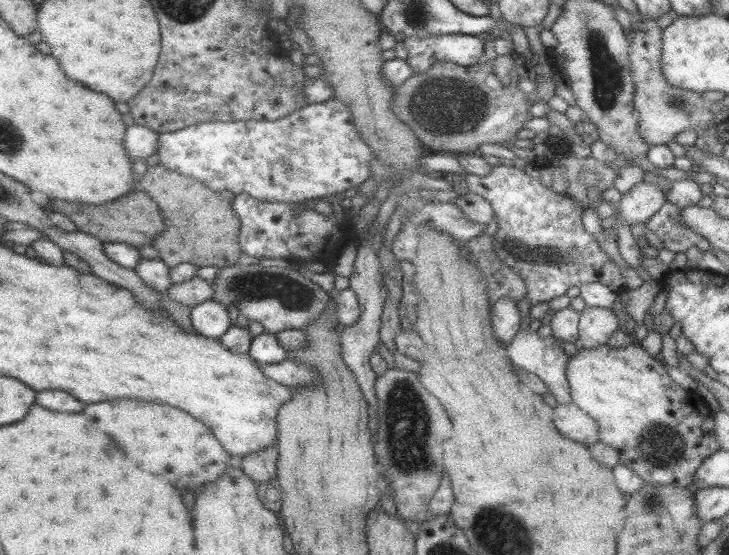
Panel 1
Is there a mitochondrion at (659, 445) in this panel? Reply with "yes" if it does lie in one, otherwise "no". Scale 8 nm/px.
yes

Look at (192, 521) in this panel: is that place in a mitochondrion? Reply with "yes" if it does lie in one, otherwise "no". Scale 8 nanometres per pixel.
no

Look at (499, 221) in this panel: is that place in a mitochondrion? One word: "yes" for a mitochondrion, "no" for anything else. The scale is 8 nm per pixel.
no

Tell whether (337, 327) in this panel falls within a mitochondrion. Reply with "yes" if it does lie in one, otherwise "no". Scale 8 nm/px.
no

